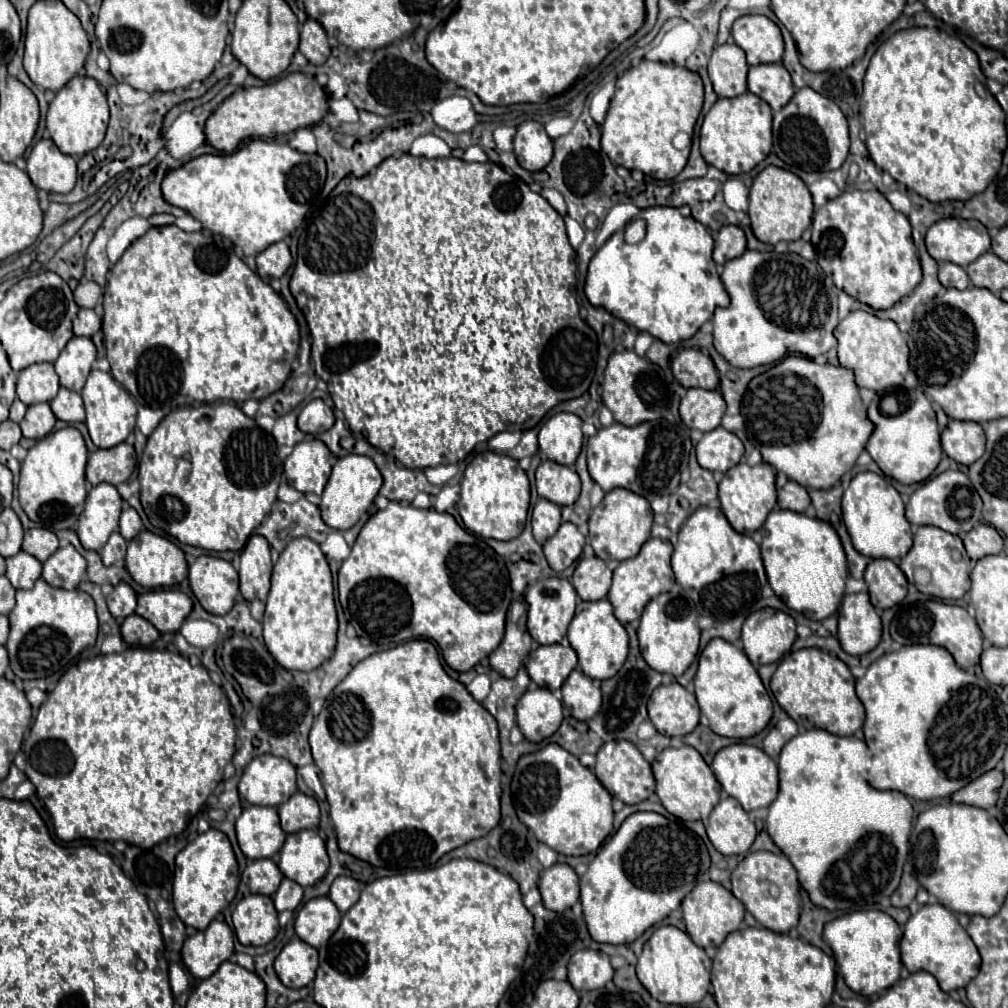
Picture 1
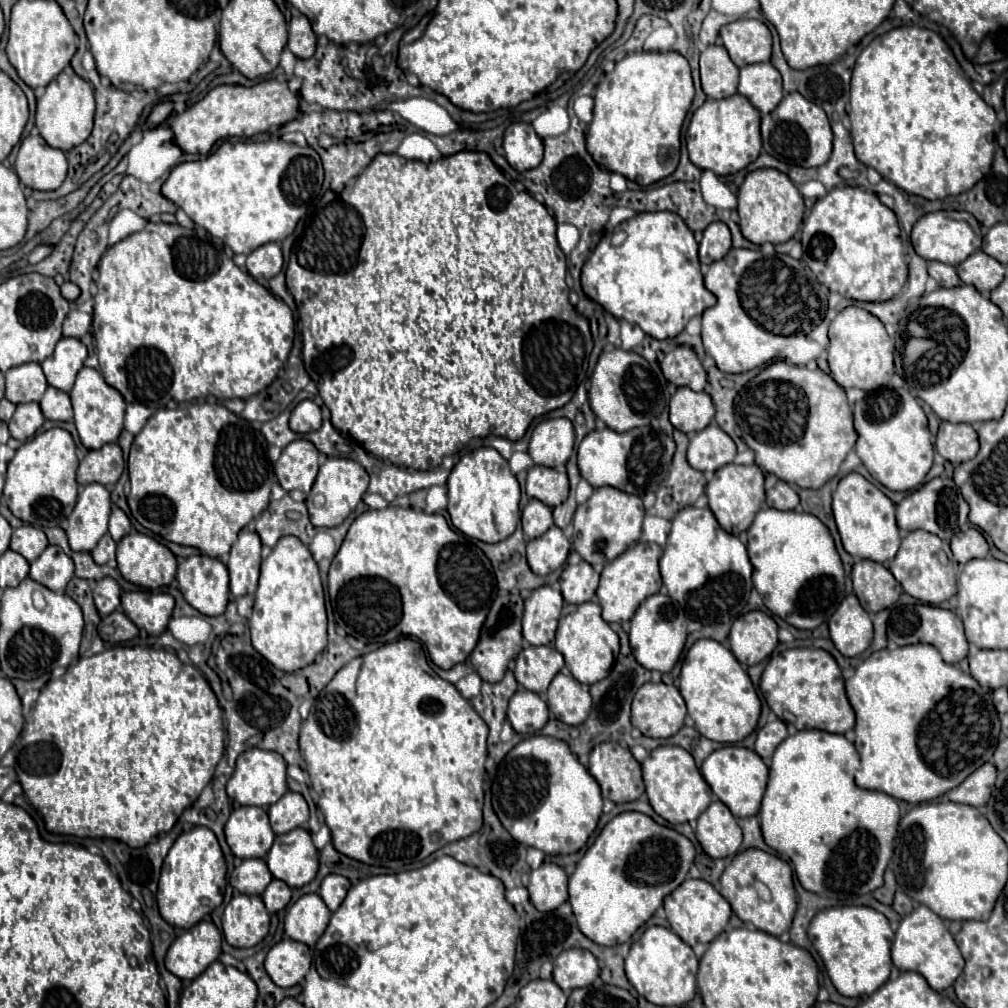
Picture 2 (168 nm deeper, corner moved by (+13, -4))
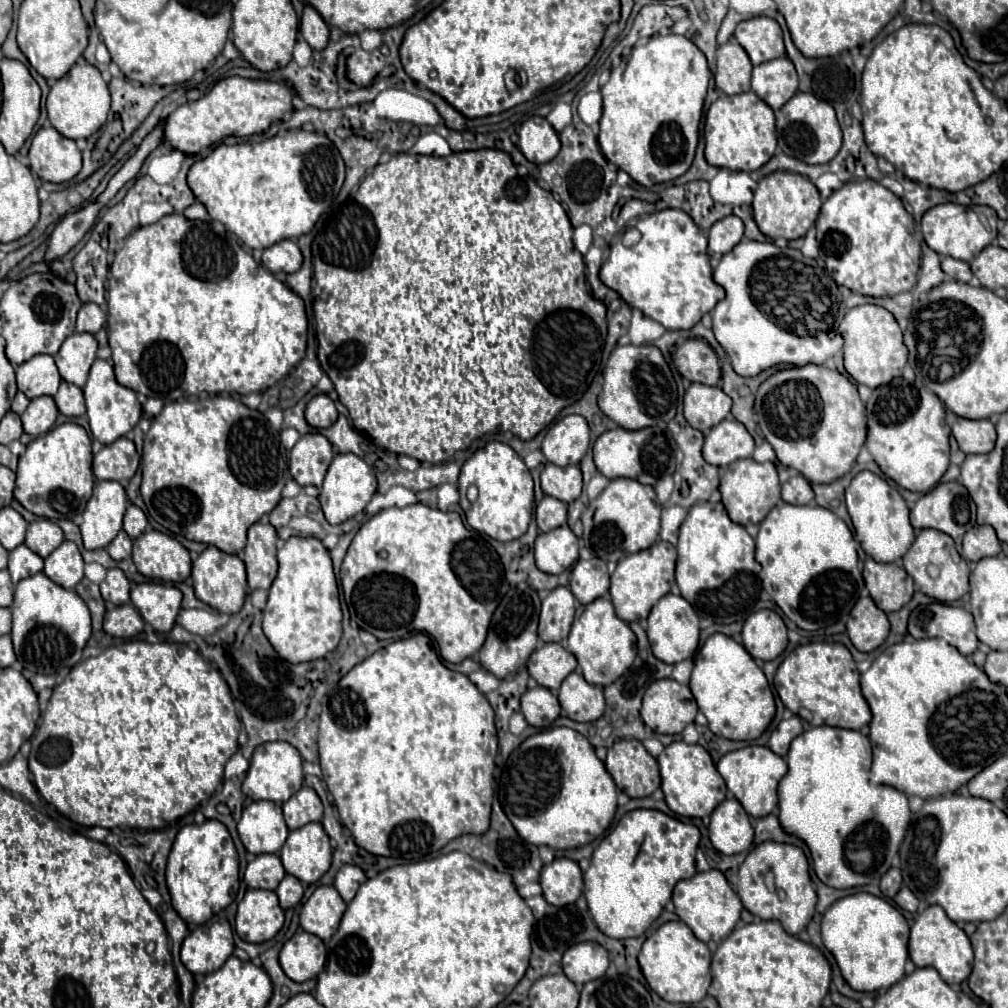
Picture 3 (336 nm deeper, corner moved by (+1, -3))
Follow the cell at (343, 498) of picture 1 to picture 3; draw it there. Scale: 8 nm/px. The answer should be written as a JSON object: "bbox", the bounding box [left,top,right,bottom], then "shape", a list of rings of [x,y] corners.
{"bbox":[318,453,376,525],"shape":[[[344,453],[344,455],[336,455],[334,461],[330,463],[326,479],[320,487],[318,499],[320,499],[326,521],[332,523],[332,525],[338,525],[338,523],[352,519],[356,513],[362,513],[374,493],[376,493],[376,473],[374,473],[374,469],[370,465],[366,465],[358,455]]]}

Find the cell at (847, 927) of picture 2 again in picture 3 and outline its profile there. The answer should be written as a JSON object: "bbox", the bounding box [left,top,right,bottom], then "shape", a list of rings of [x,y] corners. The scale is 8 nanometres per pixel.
{"bbox":[822,893,910,993],"shape":[[[856,893],[838,899],[822,917],[822,941],[834,955],[842,977],[854,991],[872,993],[888,989],[902,979],[908,959],[908,935],[910,927],[902,913],[888,901],[870,893]]]}

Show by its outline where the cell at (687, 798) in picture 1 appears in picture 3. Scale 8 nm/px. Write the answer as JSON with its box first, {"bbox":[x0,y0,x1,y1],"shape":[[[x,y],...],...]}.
{"bbox":[658,741,728,817],"shape":[[[684,741],[670,743],[662,751],[662,755],[658,757],[658,767],[660,767],[662,791],[664,791],[666,805],[676,815],[682,815],[682,817],[706,817],[726,797],[726,791],[728,791],[726,783],[718,775],[710,753],[700,745],[688,745]]]}

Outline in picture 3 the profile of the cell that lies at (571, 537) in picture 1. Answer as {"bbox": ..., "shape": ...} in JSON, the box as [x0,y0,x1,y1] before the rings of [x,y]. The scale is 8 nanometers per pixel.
{"bbox":[534,525,578,575],"shape":[[[568,525],[540,533],[534,543],[534,553],[540,571],[558,575],[578,561],[578,537],[570,531]]]}

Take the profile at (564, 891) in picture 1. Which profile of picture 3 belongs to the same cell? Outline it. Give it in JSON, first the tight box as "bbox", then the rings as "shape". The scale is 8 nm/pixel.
{"bbox":[540,857,582,907],"shape":[[[560,857],[554,859],[554,863],[544,865],[540,873],[540,885],[544,891],[544,899],[550,905],[566,907],[582,895],[582,871],[576,861]]]}

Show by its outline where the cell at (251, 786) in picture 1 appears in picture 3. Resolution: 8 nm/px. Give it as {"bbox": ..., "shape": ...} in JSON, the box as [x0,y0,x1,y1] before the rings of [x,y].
{"bbox":[242,741,304,803],"shape":[[[272,741],[254,749],[250,769],[242,783],[242,793],[250,797],[252,801],[264,799],[264,801],[274,801],[274,803],[284,803],[302,787],[302,781],[304,781],[302,757],[298,749],[286,741]]]}

